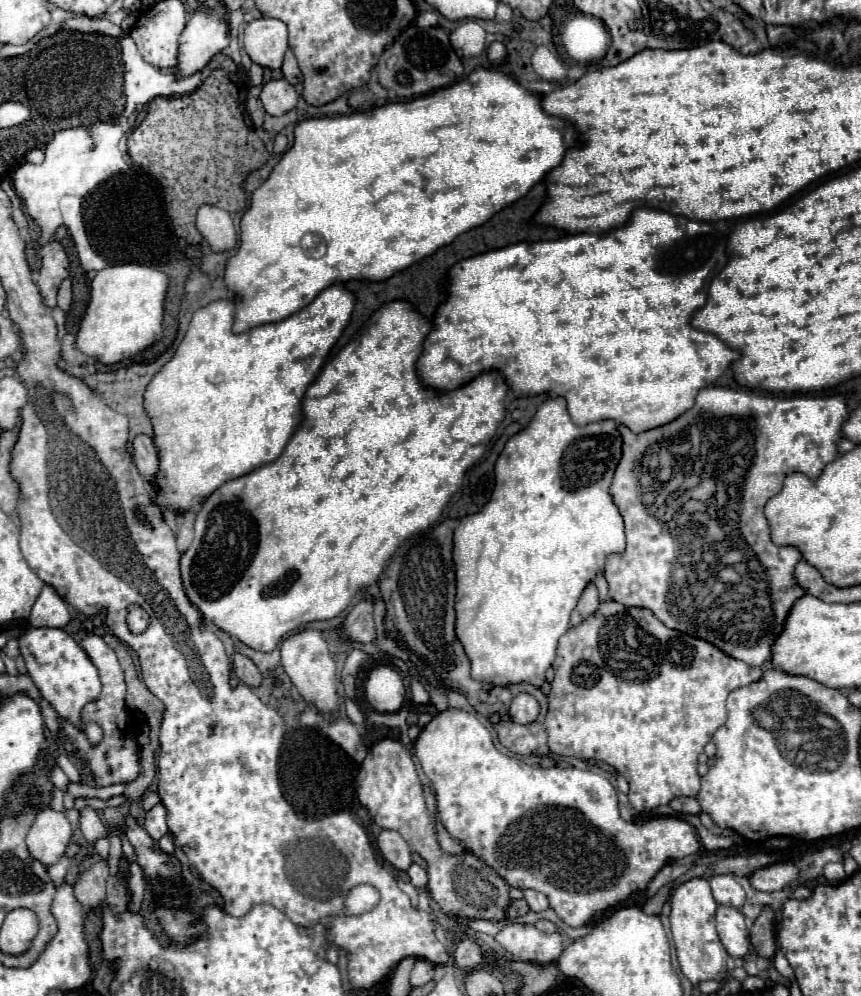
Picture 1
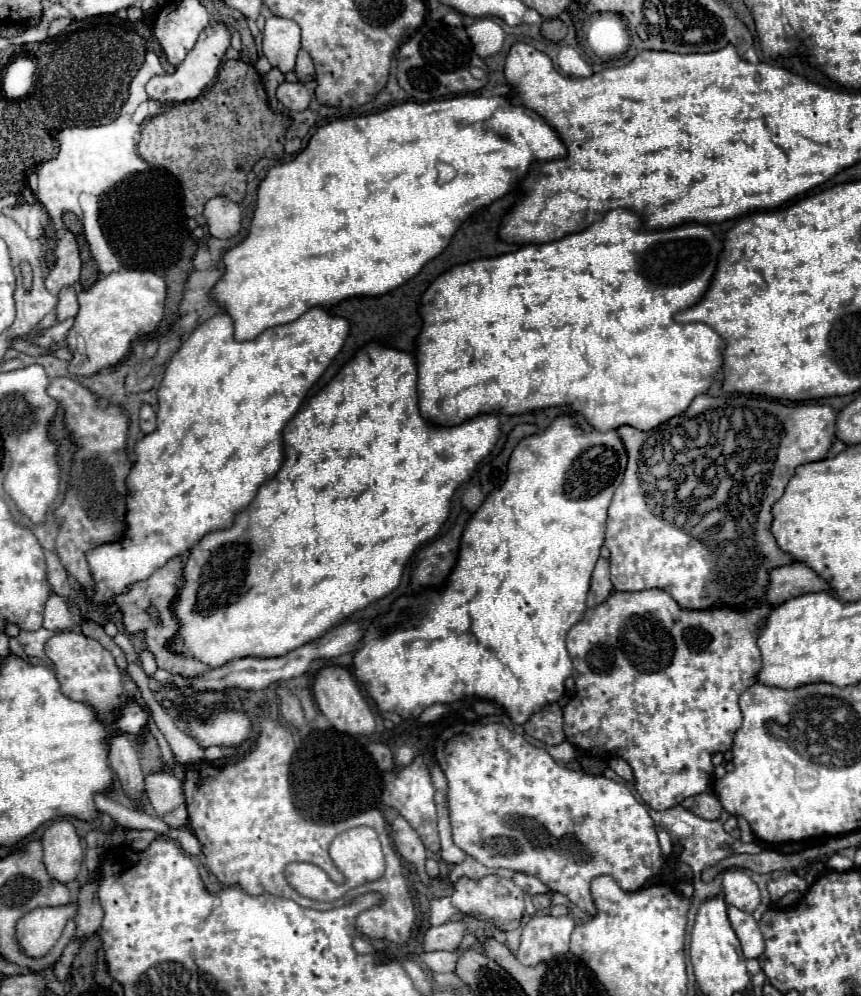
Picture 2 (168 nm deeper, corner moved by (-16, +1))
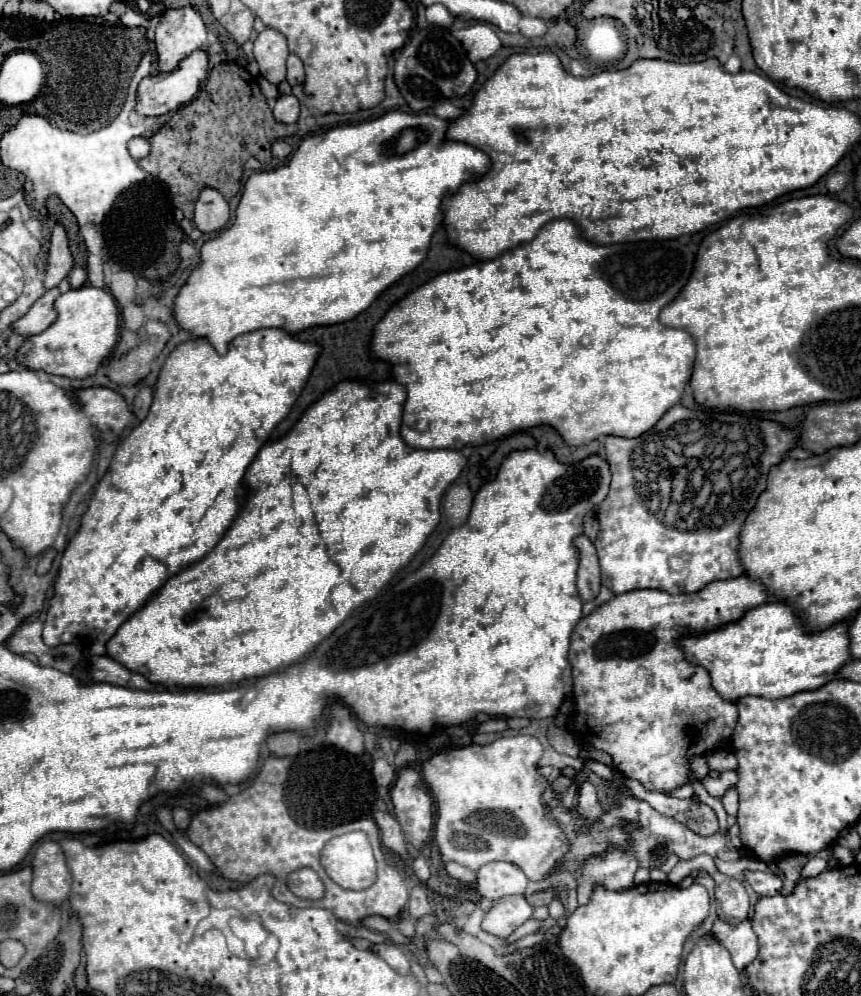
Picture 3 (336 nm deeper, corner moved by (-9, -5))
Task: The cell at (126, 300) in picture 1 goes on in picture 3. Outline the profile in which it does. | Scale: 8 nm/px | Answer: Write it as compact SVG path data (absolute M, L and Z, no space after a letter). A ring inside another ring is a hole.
M83 285L61 293L55 303L57 319L39 335L27 337L17 353L15 361L31 371L45 371L51 375L63 375L69 379L85 379L97 371L101 361L113 351L119 331L117 301L107 289Z

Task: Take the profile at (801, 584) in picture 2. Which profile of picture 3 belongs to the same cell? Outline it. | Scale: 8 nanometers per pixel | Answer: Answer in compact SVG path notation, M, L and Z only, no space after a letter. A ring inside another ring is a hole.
M741 575L735 579L725 579L725 581L713 581L707 587L703 587L697 593L687 593L687 595L669 595L665 591L657 591L657 589L637 589L637 591L629 591L623 595L615 595L609 603L605 603L603 607L599 607L597 611L593 611L591 615L583 617L571 635L571 649L569 649L569 663L573 667L573 695L575 695L575 715L577 715L577 733L583 737L585 743L593 743L593 747L607 751L613 757L613 767L623 773L625 777L637 779L643 783L645 789L649 791L661 791L667 793L671 789L677 789L681 785L687 783L689 779L689 763L691 757L695 755L705 755L707 751L717 749L723 741L729 741L733 735L733 727L737 723L737 707L731 701L721 699L713 687L711 687L711 679L709 673L703 667L693 667L691 663L687 663L687 659L683 657L683 651L679 647L679 637L683 635L695 635L695 633L703 633L703 631L711 631L713 627L725 625L729 621L737 621L743 611L753 609L757 605L763 605L767 601L767 591L765 587L761 587L761 583L751 581L749 577Z

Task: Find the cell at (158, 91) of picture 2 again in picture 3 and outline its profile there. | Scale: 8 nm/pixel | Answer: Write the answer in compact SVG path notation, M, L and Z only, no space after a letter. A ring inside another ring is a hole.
M195 51L189 55L189 59L181 61L179 67L171 73L159 73L155 77L145 77L139 87L137 87L137 105L135 111L143 117L155 117L155 115L165 115L173 109L179 109L181 105L187 105L193 101L197 95L201 83L205 81L209 69L207 69L207 53L205 51Z

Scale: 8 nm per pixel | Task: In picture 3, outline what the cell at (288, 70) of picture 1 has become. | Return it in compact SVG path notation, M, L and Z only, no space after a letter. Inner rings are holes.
M289 55L287 57L287 83L289 85L301 85L305 81L305 71L303 71L303 63L297 55Z

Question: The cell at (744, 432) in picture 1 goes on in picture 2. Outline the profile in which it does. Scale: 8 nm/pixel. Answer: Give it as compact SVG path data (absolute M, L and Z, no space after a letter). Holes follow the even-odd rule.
M700 395L682 415L652 431L620 427L618 433L628 451L628 467L608 509L604 543L610 549L614 589L630 593L660 589L686 611L714 607L744 611L748 601L760 607L770 585L768 573L794 561L778 547L770 531L772 505L782 497L796 467L828 457L836 441L836 417L836 409L818 403L782 405L780 401L750 395Z

